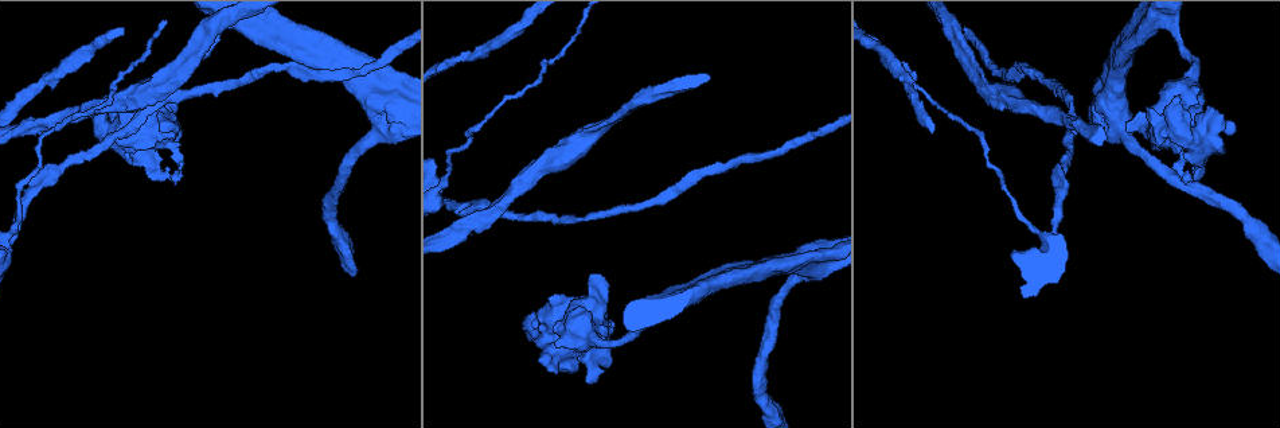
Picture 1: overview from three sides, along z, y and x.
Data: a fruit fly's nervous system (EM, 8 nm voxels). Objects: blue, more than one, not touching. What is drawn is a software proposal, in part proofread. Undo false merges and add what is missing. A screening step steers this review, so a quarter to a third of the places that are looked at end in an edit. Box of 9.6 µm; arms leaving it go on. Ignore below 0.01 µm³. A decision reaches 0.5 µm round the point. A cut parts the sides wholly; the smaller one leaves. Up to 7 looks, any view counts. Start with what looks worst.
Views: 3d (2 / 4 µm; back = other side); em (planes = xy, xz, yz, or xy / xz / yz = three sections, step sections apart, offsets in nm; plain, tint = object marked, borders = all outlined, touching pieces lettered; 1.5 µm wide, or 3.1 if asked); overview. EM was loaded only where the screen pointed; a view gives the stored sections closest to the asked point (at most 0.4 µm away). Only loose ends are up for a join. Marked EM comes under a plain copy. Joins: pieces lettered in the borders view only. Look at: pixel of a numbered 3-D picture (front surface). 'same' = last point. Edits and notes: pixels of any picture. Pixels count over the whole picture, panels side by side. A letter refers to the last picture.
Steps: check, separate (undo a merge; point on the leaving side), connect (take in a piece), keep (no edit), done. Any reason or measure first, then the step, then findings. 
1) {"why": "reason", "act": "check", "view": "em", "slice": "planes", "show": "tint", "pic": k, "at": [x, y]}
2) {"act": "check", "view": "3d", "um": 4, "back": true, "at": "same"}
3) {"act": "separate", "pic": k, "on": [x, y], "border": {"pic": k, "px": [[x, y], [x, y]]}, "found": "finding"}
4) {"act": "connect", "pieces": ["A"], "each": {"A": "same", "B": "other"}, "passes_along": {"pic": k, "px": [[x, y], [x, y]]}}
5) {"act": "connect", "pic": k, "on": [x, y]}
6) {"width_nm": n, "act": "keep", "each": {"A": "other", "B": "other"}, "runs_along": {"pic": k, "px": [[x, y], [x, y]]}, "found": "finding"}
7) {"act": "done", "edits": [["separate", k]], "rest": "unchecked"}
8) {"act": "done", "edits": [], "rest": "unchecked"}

{"why": "calibre changes", "act": "check", "view": "3d", "um": 4, "pic": 1, "at": [1173, 117]}

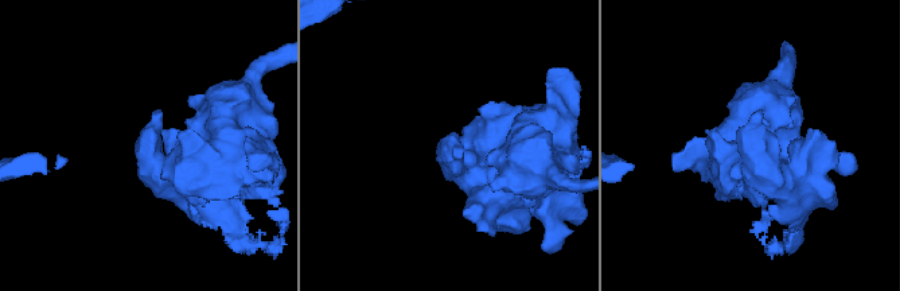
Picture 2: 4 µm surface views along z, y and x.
{"why": "now the EM", "act": "check", "view": "em", "slice": "xz", "step": 8, "show": "tint", "pic": 2, "at": [148, 146]}

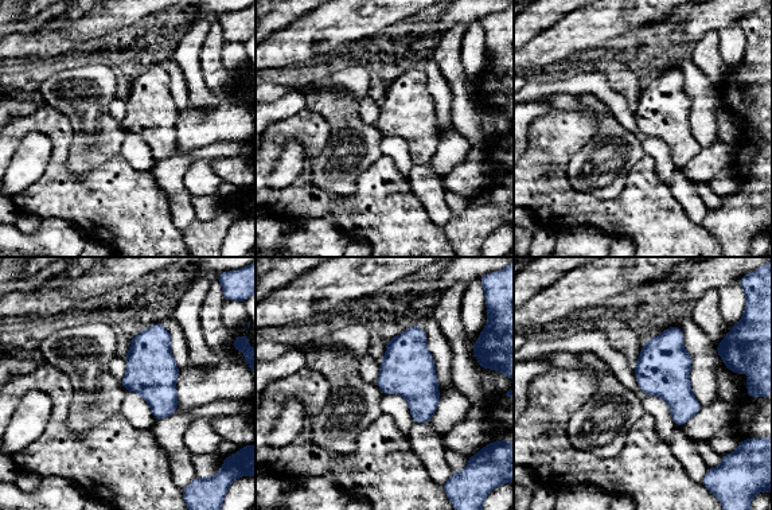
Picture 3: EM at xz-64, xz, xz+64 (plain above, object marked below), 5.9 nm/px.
{"act": "check", "view": "em", "slice": "planes", "show": "borders", "at": "same"}

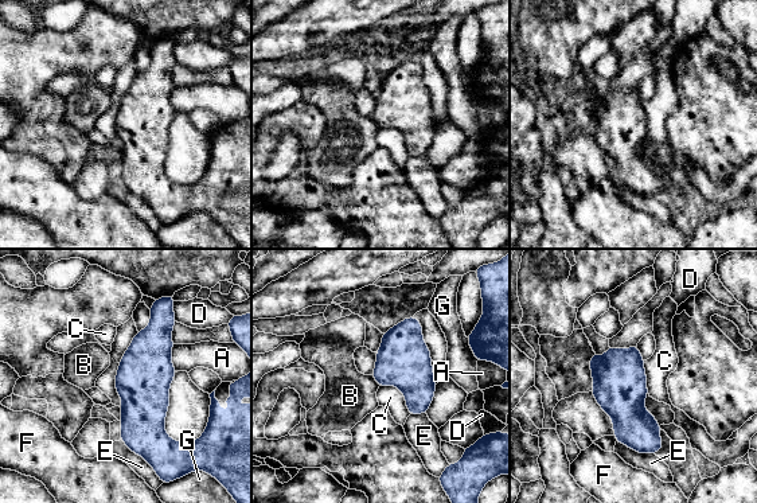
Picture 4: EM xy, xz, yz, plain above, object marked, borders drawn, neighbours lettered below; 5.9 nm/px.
{"act": "keep", "each": {"A": "other", "B": "other", "C": "other", "D": "other", "E": "other", "F": "other", "G": "other"}, "found": "continuous, no second neuron"}

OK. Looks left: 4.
{"why": "abrupt turn", "act": "check", "view": "em", "um": 3.1, "slice": "planes", "show": "tint", "pic": 1, "at": [653, 317]}

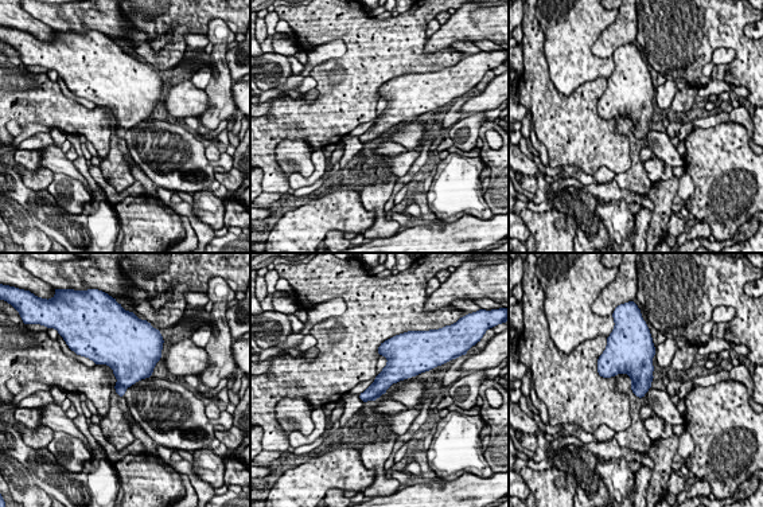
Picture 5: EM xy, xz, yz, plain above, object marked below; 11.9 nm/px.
{"why": "see the neighbours", "act": "check", "view": "em", "um": 3.1, "slice": "planes", "show": "borders", "at": "same"}

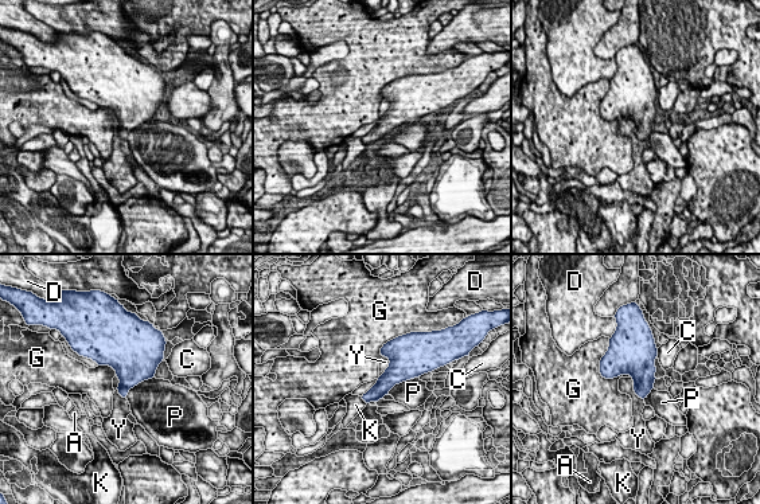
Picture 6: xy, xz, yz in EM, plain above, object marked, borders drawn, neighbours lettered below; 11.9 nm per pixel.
{"longest_contact_nm": ["G", 550], "act": "keep", "each": {"A": "other", "C": "other", "D": "other", "G": "other", "K": "other", "P": "other", "Y": "other"}, "found": "one neuron here"}

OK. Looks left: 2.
{"act": "done", "edits": [], "rest": "unchecked"}

